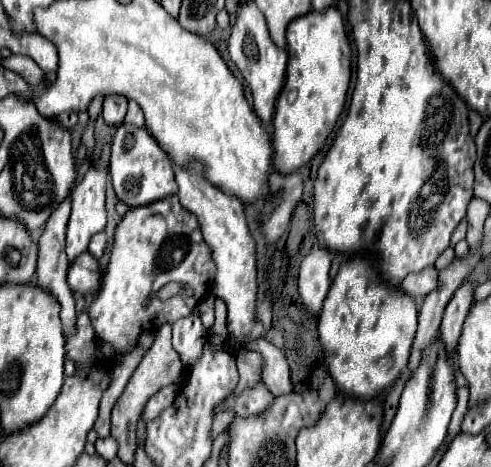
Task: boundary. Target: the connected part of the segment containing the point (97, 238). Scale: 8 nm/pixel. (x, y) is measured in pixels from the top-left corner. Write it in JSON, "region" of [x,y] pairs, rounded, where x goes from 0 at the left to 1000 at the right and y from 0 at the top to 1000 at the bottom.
{"region":[[[210,497],[206,501],[193,501],[185,510],[185,522],[181,522],[181,544],[189,544],[193,552],[206,552],[210,548],[210,535],[214,535],[214,518],[218,518],[218,510],[214,510]]]}

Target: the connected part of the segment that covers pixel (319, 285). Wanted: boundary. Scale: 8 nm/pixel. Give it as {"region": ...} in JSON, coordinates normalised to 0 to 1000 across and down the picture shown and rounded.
{"region":[[[637,527],[633,540],[613,561],[609,578],[609,634],[621,664],[637,677],[650,677],[658,642],[670,625],[670,570],[674,544],[650,527]]]}

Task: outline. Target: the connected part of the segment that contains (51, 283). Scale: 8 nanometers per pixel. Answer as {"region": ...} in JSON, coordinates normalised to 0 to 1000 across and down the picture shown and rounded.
{"region":[[[136,424],[92,480],[92,493],[79,510],[79,565],[75,565],[75,587],[71,587],[71,608],[84,621],[108,630],[116,647],[124,651],[124,690],[128,690],[132,715],[153,711],[153,638],[136,608],[136,544],[132,544],[132,488],[141,471],[141,450],[145,450],[145,424]]]}

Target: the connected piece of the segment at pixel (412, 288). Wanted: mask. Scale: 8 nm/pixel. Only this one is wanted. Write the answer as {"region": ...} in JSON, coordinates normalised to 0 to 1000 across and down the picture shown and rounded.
{"region":[[[878,570],[878,574],[866,574],[849,587],[837,587],[821,600],[817,608],[817,621],[833,634],[870,634],[874,625],[882,625],[894,608],[894,591],[890,591],[890,578]]]}

